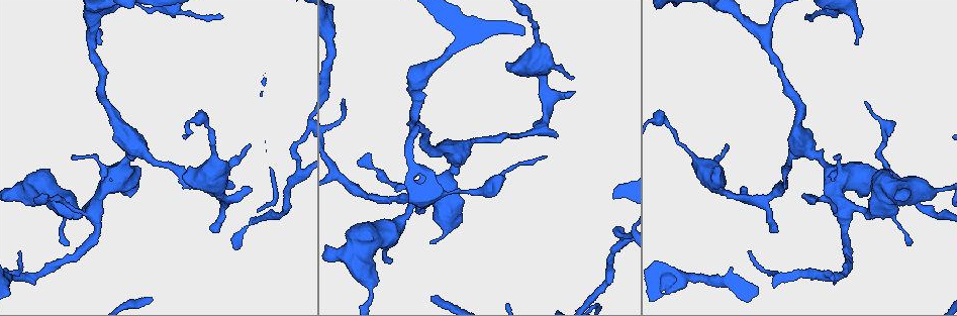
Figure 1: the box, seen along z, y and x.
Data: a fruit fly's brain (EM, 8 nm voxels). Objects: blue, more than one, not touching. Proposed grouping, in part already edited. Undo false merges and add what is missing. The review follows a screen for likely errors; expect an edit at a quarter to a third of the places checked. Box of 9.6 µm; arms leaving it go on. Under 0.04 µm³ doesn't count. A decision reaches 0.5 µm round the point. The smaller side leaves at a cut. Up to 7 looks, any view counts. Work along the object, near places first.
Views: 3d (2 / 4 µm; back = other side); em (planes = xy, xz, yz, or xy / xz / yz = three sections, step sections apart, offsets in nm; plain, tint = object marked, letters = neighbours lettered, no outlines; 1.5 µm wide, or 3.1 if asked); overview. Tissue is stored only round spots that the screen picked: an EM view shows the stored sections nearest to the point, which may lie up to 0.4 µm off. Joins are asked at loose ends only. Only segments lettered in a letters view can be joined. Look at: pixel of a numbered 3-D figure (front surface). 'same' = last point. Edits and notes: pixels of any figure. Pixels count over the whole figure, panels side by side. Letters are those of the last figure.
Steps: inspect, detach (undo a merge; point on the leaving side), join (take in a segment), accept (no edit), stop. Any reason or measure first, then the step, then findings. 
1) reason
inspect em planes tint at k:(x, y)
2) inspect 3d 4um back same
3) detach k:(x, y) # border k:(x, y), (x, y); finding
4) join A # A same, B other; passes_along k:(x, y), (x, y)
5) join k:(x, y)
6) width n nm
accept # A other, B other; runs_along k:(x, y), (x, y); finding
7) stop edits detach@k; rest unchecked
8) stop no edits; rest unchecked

branch stops here
inspect 3d 4um at 1:(775, 231)

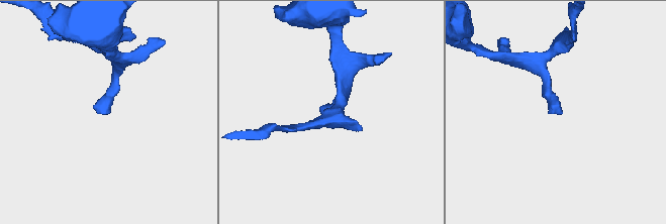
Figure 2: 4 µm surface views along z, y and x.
inspect em xz step 8 letters at 2:(560, 114)

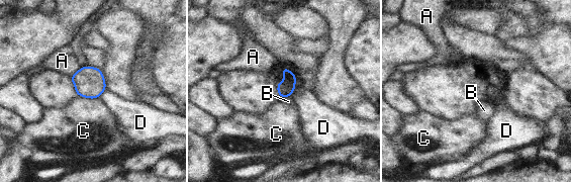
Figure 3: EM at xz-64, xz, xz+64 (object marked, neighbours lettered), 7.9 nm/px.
another direction
inspect em planes letters same

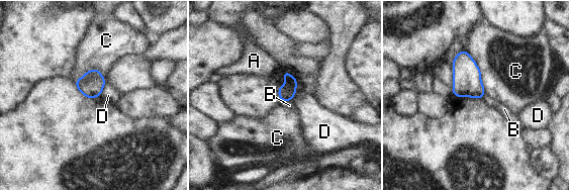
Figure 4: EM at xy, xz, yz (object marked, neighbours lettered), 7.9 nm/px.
accept # A other, B other, C other, D other; border 4:(291, 100), (281, 102); no lettered segment goes on from it

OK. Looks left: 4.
inspect em planes letters at 1:(247, 189)

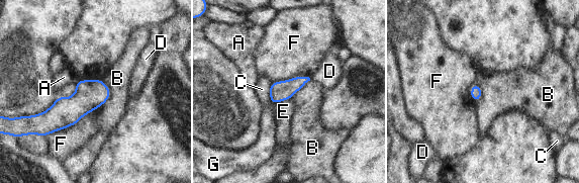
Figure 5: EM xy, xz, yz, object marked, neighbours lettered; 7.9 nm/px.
accept # A other, B other, C other, D other, E other, F other, G other; no lettered segment goes on from it

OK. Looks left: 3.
sharp bend
inspect 3d 2um at 1:(621, 239)

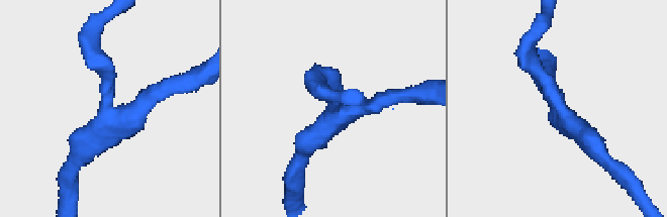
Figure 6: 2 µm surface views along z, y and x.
shape alone is not enough
inspect em planes tint at 6:(332, 106)

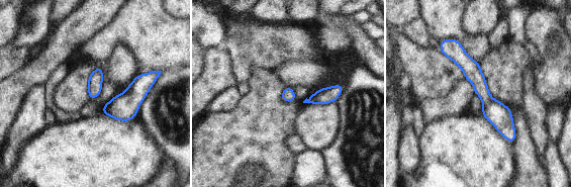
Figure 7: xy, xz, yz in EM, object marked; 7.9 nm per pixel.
what lies round it
inspect em planes letters same

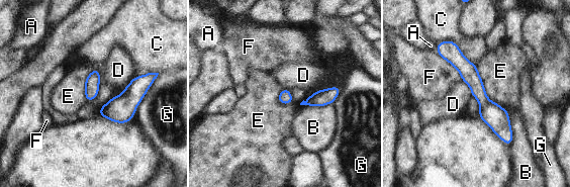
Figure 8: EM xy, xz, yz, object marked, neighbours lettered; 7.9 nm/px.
width 110 nm
accept # A other, B other, C other, D other, E other, F other, G other; runs_along 8:(448, 44), (475, 82), (508, 142); one neuron here

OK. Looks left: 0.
stop no edits; rest unchecked

